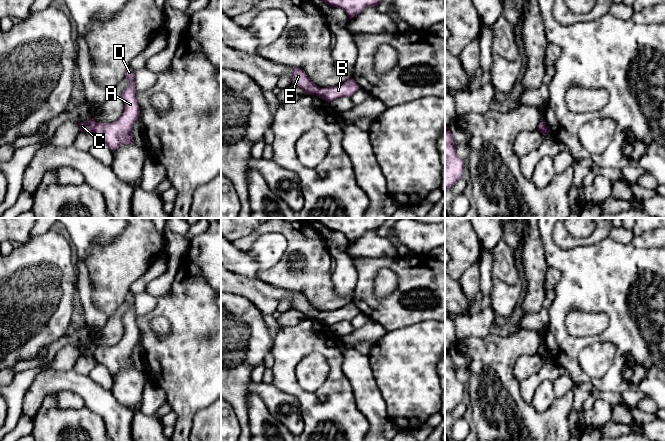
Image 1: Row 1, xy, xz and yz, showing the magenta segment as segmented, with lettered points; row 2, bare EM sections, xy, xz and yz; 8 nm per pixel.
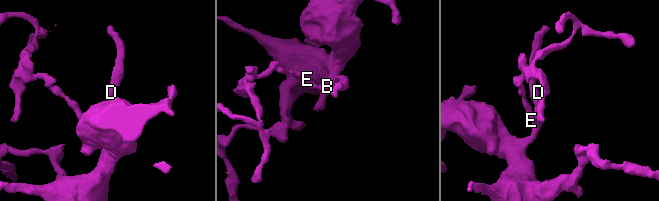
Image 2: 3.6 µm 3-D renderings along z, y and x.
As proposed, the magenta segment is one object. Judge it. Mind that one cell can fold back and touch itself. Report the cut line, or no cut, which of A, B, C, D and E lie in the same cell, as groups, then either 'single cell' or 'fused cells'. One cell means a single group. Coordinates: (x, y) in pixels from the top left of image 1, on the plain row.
cut in xy along (96, 346), (92, 355); A B D / C E; fused cells

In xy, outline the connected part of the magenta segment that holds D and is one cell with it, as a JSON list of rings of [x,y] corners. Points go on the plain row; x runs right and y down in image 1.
[[[128,291],[125,302],[129,305],[129,310],[123,315],[124,335],[120,342],[112,347],[99,347],[93,357],[101,364],[105,365],[114,376],[124,368],[133,367],[132,353],[139,340],[139,329],[135,321],[135,296]]]

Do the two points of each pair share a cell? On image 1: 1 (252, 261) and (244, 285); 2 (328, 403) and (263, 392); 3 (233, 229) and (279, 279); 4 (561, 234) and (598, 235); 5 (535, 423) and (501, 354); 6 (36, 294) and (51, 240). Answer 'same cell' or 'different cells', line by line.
1: different cells
2: different cells
3: different cells
4: same cell
5: same cell
6: same cell

